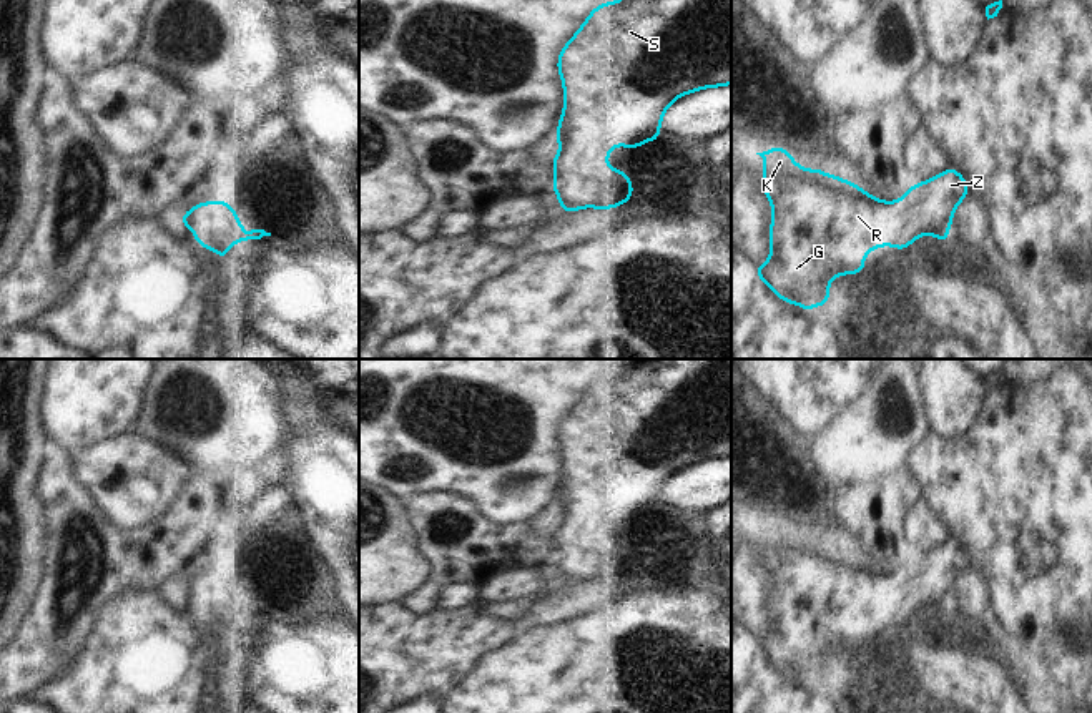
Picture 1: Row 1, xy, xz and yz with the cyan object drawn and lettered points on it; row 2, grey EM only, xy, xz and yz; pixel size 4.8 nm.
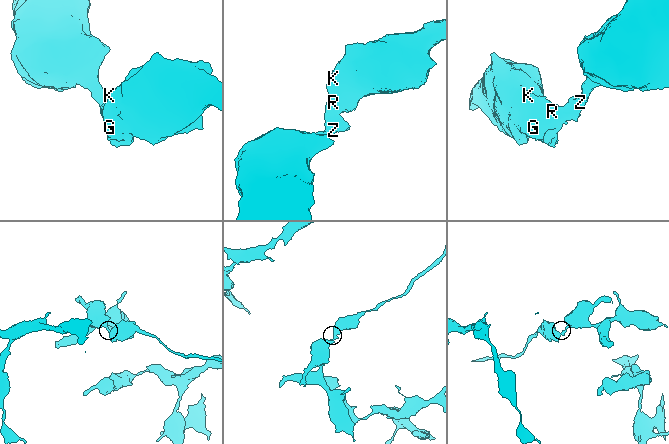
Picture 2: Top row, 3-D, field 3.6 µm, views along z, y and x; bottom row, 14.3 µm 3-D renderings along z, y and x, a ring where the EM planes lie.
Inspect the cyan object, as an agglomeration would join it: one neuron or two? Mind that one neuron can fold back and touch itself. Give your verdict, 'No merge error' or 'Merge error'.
No merge error.

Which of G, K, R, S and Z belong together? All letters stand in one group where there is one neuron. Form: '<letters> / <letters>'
G K R S Z

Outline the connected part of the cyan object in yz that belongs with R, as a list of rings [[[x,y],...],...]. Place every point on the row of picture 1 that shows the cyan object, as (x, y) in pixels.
[[[770,148],[756,153],[763,158],[763,193],[771,203],[770,224],[771,256],[765,266],[753,268],[765,284],[781,299],[808,312],[809,307],[824,306],[831,296],[828,286],[833,278],[848,273],[864,273],[864,256],[881,246],[891,244],[904,251],[922,234],[934,234],[941,244],[949,238],[952,214],[969,194],[969,184],[951,165],[924,183],[914,183],[896,203],[883,201],[861,189],[851,179],[841,181],[838,175],[826,175],[819,168],[808,171],[793,161],[791,153]]]

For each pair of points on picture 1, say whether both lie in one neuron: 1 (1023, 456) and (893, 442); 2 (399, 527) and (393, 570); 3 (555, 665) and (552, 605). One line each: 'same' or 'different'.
1: different
2: same
3: different

